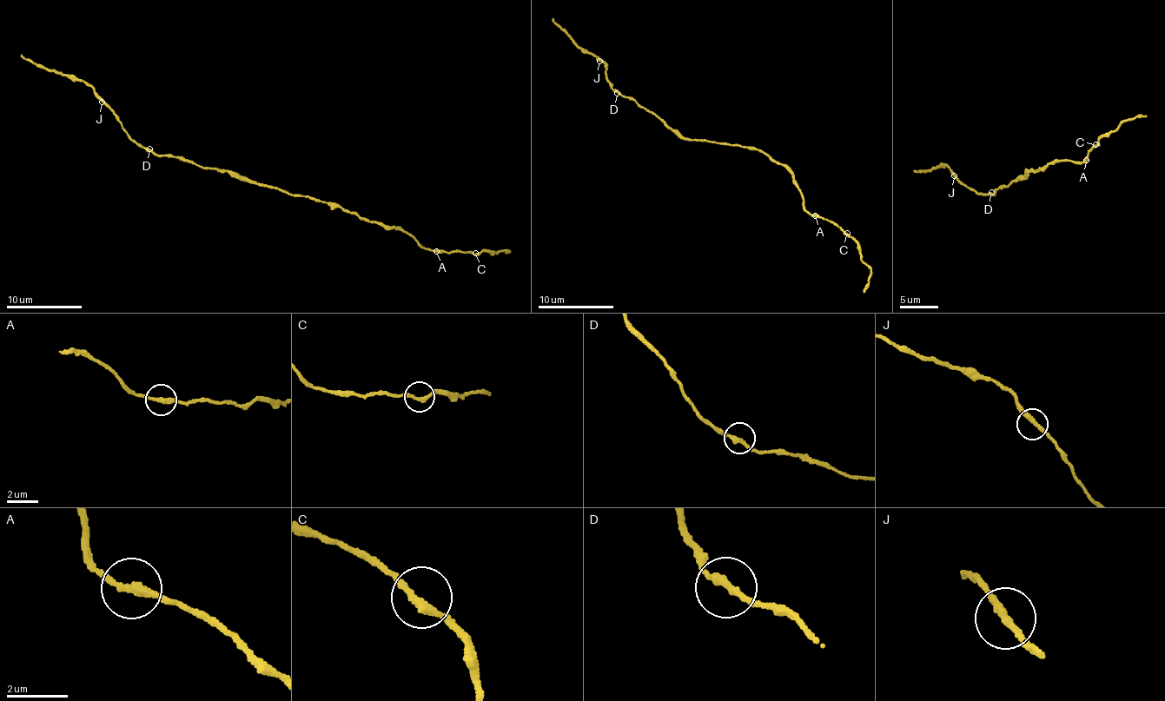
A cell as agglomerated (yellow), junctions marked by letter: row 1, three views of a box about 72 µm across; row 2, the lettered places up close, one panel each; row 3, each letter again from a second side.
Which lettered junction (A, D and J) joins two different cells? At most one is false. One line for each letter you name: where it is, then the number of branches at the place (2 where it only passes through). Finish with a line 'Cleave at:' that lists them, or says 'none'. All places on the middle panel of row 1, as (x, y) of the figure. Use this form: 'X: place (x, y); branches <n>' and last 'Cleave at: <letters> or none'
Cleave at: none

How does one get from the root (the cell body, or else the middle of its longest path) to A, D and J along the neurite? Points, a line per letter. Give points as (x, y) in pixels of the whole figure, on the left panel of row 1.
A: (273, 188), (294, 195), (311, 196), (327, 204), (337, 203), (360, 216), (407, 233), (422, 246), (436, 251)
D: (273, 188), (241, 181), (227, 171), (200, 167), (175, 156), (156, 155), (149, 148)
J: (273, 188), (241, 181), (227, 171), (200, 167), (175, 156), (155, 155), (124, 130), (118, 116), (102, 102)

